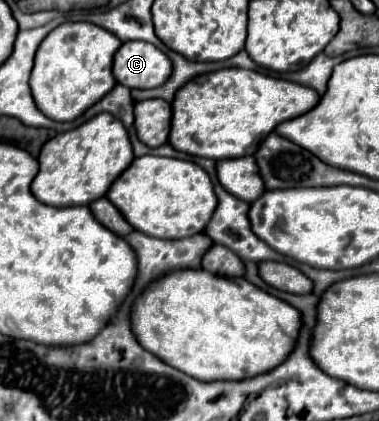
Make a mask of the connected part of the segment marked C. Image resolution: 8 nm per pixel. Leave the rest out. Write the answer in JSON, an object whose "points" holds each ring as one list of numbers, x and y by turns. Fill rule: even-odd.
{"points":[[127,41,113,57,113,75,131,89,141,89,141,85,159,87,171,75,171,61,147,41]]}

